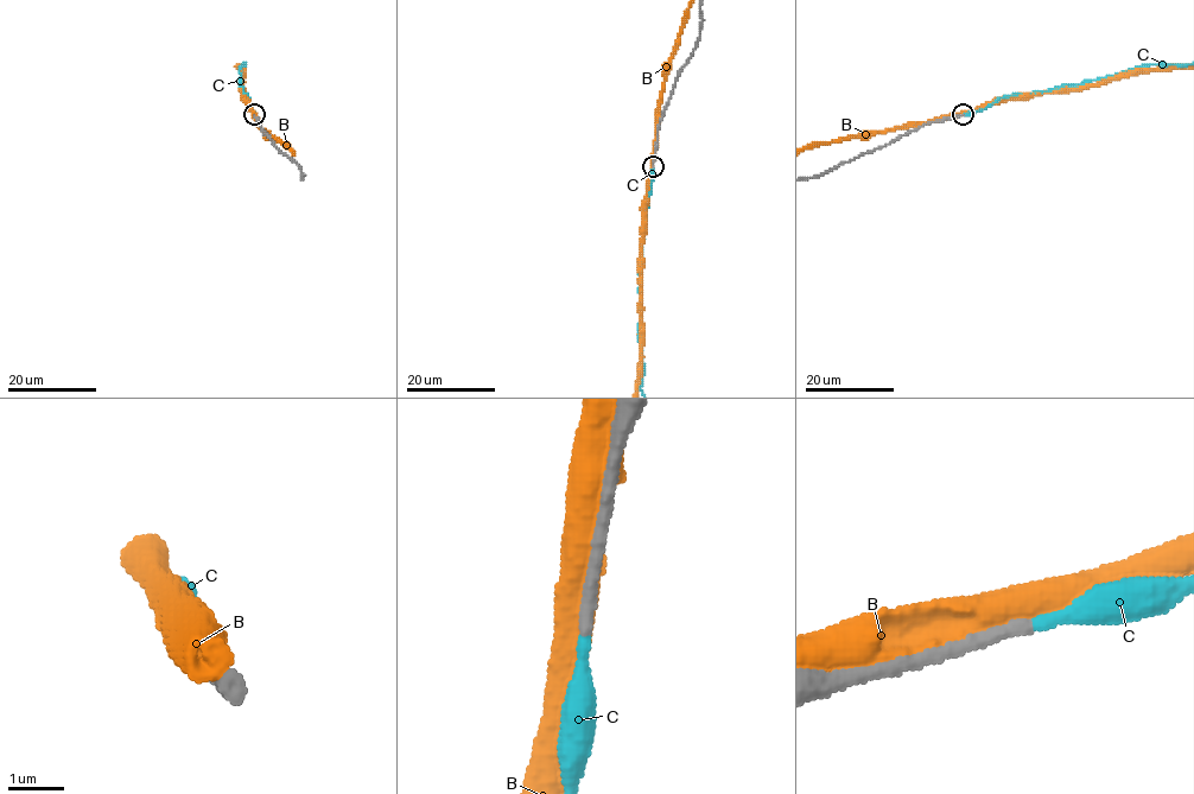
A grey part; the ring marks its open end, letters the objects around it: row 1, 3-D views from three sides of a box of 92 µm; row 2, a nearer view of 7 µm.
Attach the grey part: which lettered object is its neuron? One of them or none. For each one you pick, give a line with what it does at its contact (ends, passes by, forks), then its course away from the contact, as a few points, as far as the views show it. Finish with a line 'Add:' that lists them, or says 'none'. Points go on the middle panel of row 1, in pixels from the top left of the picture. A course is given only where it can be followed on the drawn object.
C: it ends there
Add: C

